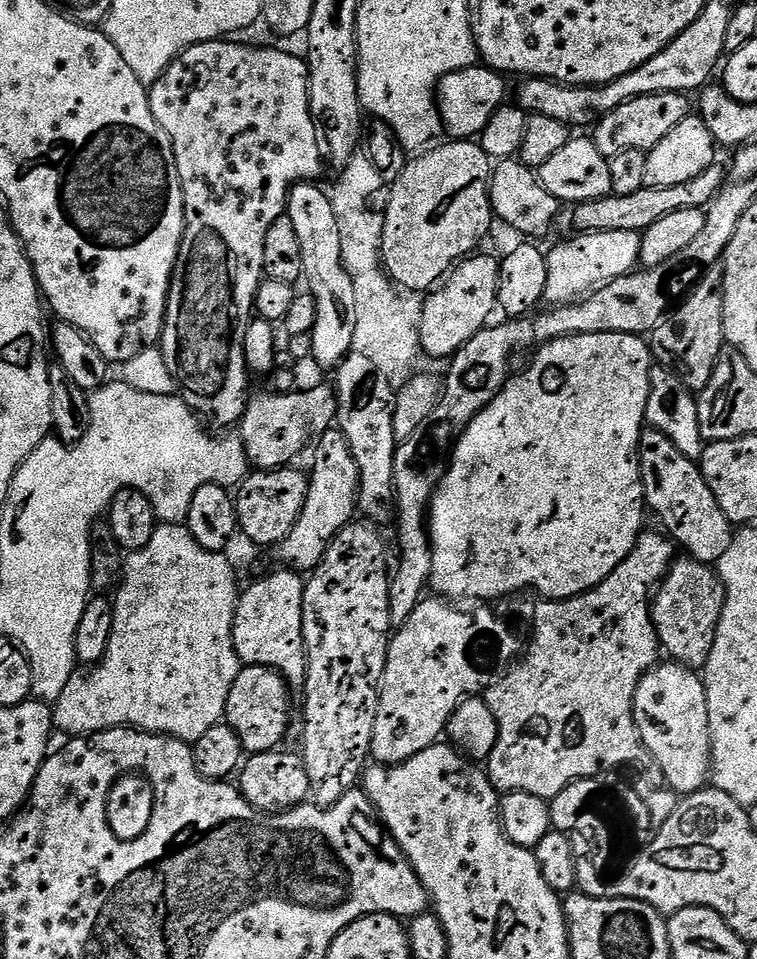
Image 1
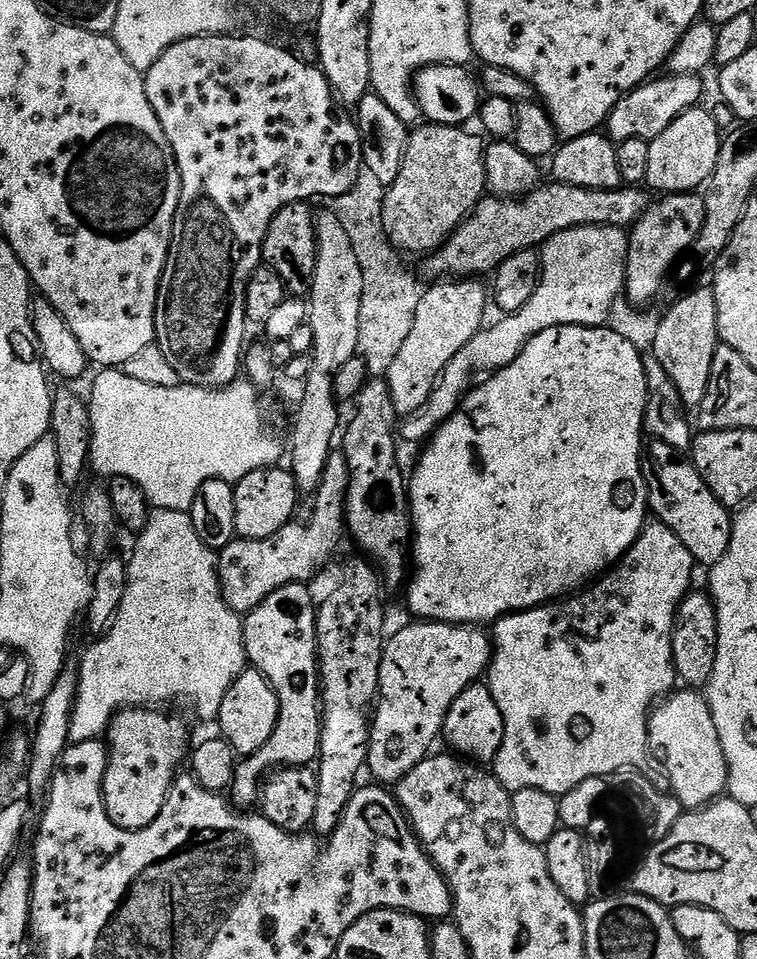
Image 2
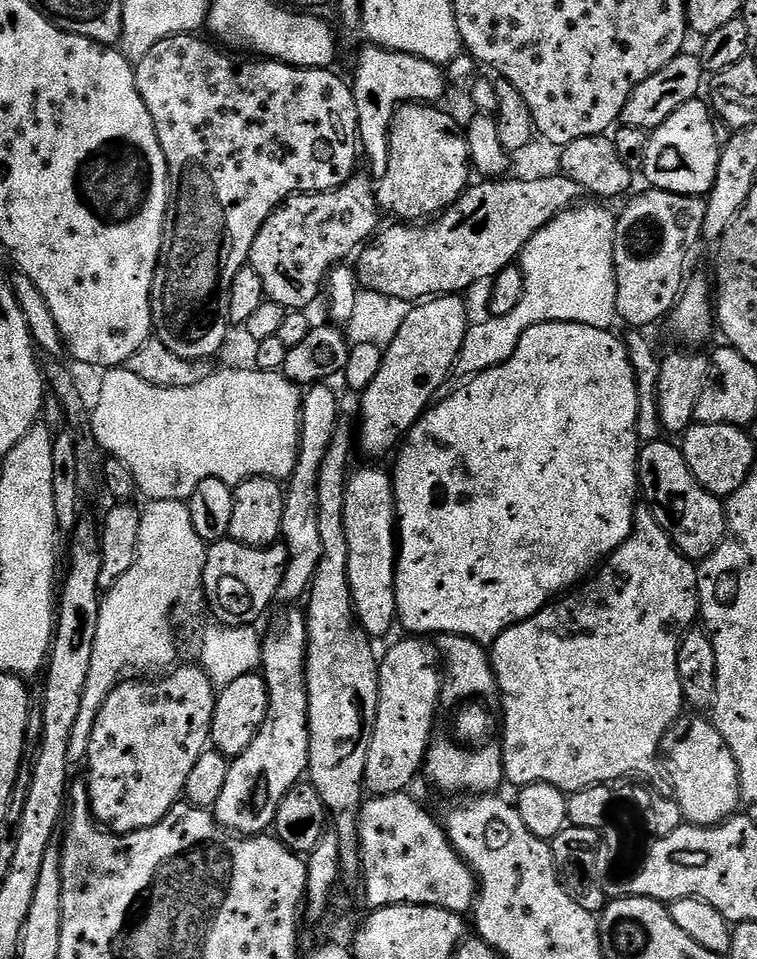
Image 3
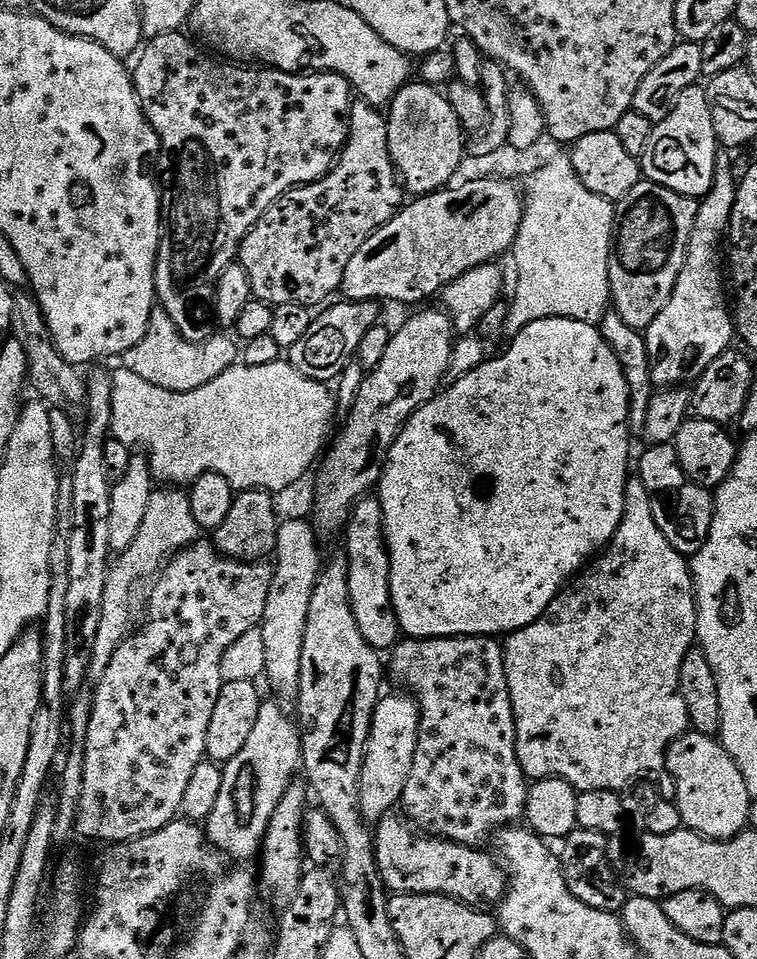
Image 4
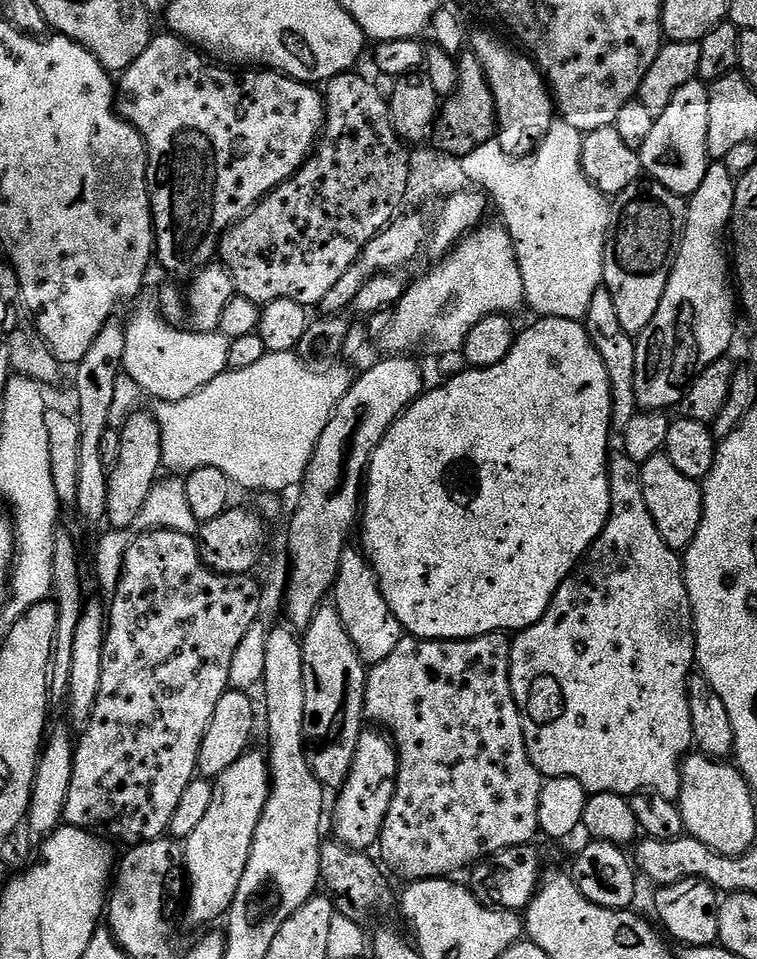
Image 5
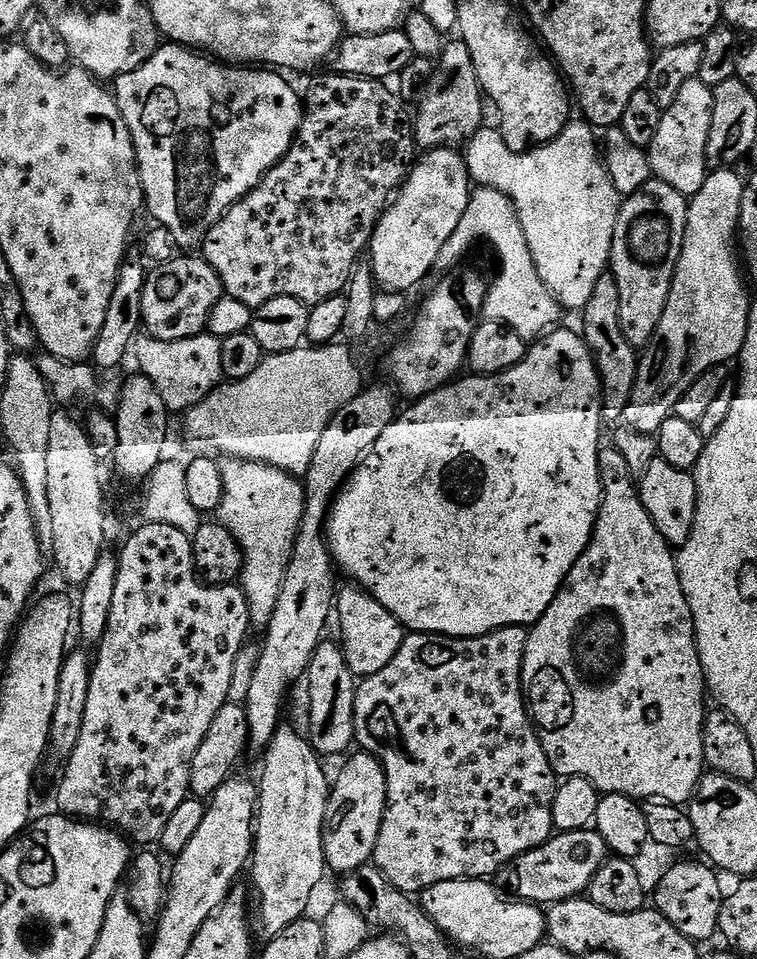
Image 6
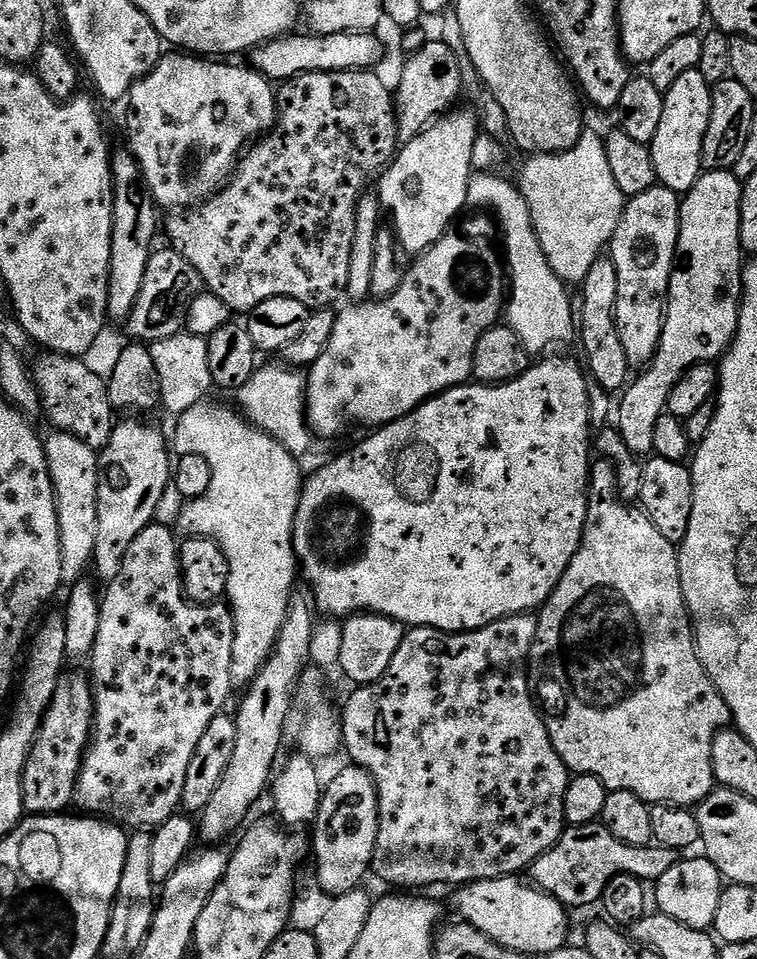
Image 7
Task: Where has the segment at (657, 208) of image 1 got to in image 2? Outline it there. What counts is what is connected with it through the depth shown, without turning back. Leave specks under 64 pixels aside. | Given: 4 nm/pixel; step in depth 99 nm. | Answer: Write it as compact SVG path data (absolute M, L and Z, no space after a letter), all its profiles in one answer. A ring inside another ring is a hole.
M555 182L546 184L523 198L481 199L473 208L472 215L425 259L428 260L424 264L425 274L436 276L432 278L480 278L483 272L495 273L506 258L527 248L539 249L552 236L571 228L610 226L631 229L650 207L649 193L636 186L590 190Z

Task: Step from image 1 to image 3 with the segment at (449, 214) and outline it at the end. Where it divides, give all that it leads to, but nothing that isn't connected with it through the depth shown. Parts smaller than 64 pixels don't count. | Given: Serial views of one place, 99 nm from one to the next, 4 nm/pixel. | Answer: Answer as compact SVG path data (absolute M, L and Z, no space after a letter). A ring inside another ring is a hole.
M401 104L397 107L390 126L390 162L386 174L379 177L376 189L376 203L385 213L388 212L400 222L424 222L445 212L457 198L469 187L470 157L468 155L468 137L456 125L456 120L440 106L431 104Z

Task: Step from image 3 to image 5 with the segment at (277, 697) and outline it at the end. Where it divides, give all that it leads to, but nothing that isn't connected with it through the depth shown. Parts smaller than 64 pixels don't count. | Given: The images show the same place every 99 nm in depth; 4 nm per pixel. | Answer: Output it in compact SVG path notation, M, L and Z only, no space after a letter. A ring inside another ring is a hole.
M263 751L245 752L230 770L222 770L212 785L214 799L210 810L202 818L188 839L183 841L184 866L190 891L186 896L186 920L192 924L208 924L225 915L238 894L238 882L246 874L254 830L262 818L262 810L272 789L272 775L268 772L268 758Z

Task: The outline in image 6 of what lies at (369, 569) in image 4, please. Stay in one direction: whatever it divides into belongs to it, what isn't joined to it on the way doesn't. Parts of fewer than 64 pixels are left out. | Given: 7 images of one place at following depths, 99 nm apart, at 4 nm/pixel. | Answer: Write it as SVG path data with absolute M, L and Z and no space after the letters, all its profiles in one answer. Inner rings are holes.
M359 586L341 587L334 601L335 619L340 619L338 643L344 649L346 666L350 666L353 676L363 678L378 674L398 654L406 635L404 625L382 606L369 592Z

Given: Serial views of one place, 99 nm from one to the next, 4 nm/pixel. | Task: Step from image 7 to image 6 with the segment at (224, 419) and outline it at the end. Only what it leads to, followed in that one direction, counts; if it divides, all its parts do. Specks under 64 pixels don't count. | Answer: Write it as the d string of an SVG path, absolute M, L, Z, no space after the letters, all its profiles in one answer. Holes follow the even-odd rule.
M228 458L220 464L224 493L218 523L226 526L244 552L244 569L238 581L246 594L252 624L266 626L278 606L278 594L286 578L292 547L304 513L304 485L281 468L257 460Z

